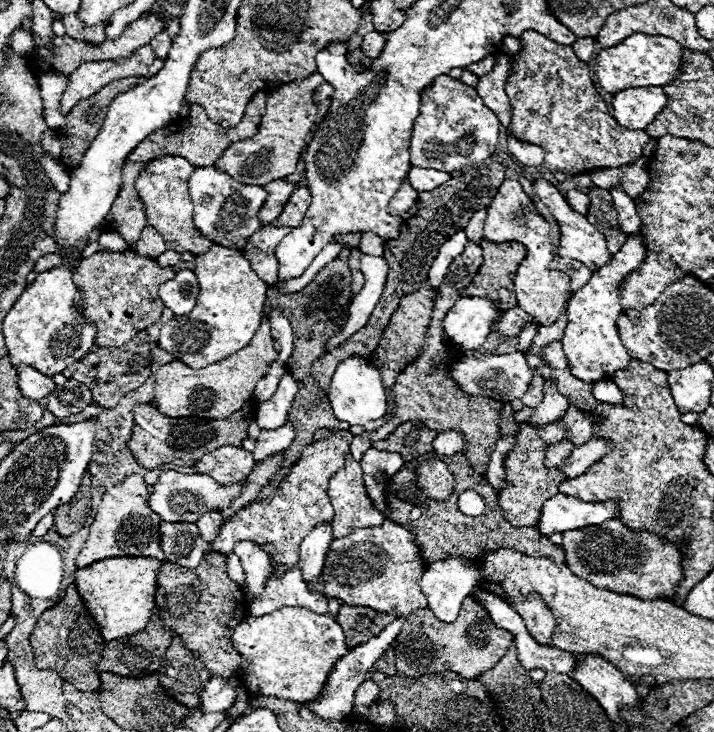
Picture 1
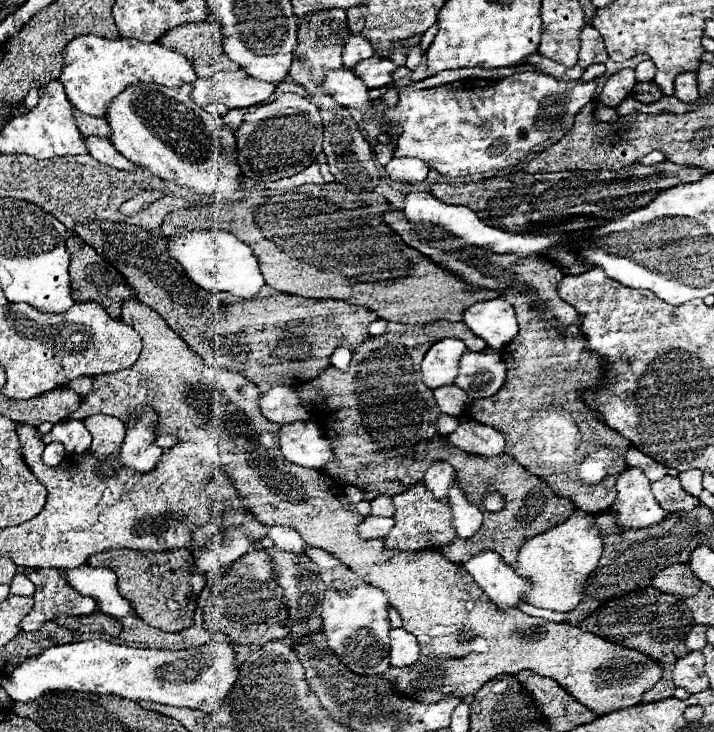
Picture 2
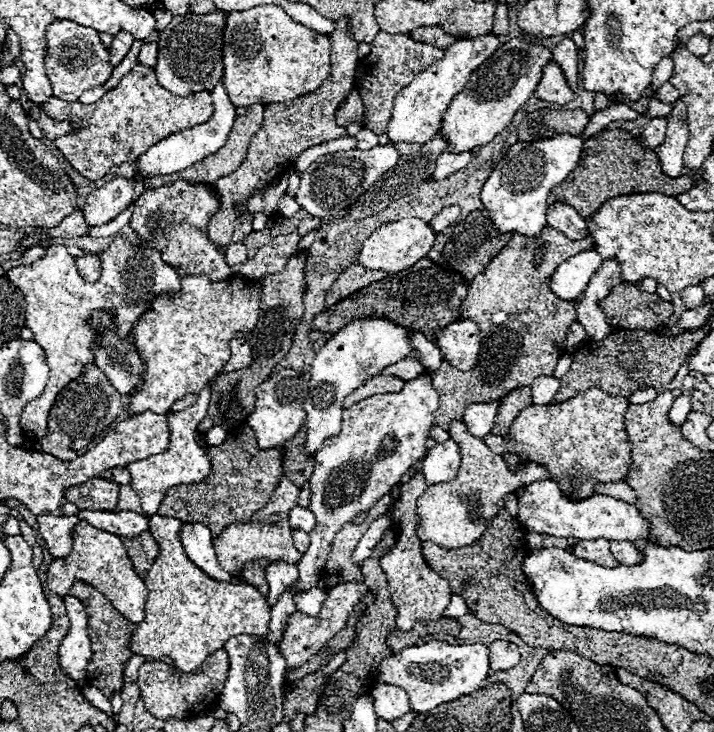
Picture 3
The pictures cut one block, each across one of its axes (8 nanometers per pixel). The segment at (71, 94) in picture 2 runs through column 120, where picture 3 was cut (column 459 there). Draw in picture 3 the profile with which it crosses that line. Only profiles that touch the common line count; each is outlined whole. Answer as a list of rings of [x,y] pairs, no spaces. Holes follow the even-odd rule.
[[[486,34],[476,38],[460,38],[452,46],[446,48],[444,58],[428,66],[420,76],[416,76],[408,86],[404,86],[392,108],[392,118],[388,124],[388,136],[390,142],[410,142],[410,144],[424,144],[434,134],[440,132],[442,126],[442,114],[448,110],[452,98],[464,90],[470,74],[500,46],[498,36]]]

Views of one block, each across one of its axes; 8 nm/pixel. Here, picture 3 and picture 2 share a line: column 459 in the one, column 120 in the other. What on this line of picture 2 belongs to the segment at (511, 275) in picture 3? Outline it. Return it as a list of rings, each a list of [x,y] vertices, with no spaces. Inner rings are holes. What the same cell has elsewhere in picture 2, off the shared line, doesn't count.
[[[126,302],[126,304],[122,306],[122,320],[124,320],[128,326],[132,326],[132,328],[140,334],[140,338],[142,338],[142,352],[140,352],[138,360],[136,360],[128,370],[108,372],[108,374],[94,376],[94,378],[92,378],[92,382],[94,382],[92,394],[88,394],[86,398],[82,398],[80,408],[74,410],[72,414],[68,414],[68,416],[64,418],[64,422],[68,422],[68,420],[84,420],[86,416],[92,416],[92,414],[112,414],[112,416],[118,416],[122,422],[128,422],[128,420],[136,414],[136,410],[138,410],[140,406],[150,406],[150,408],[156,412],[156,418],[158,418],[156,428],[154,428],[156,434],[170,434],[170,436],[176,436],[178,440],[184,440],[184,442],[186,442],[186,440],[196,440],[196,436],[204,436],[204,430],[216,430],[216,436],[218,436],[218,440],[220,440],[218,444],[222,444],[222,446],[218,446],[222,468],[232,476],[234,484],[238,486],[240,494],[244,496],[246,506],[254,510],[254,514],[256,514],[256,518],[260,518],[260,522],[264,522],[264,524],[268,524],[268,526],[276,526],[276,524],[278,524],[278,526],[296,528],[308,546],[328,550],[328,552],[334,554],[336,558],[340,558],[348,568],[352,568],[364,582],[368,582],[368,584],[372,584],[372,586],[376,586],[376,588],[380,588],[380,590],[384,590],[384,592],[388,594],[390,606],[396,608],[396,610],[400,612],[400,616],[402,616],[404,630],[408,630],[410,634],[414,634],[414,636],[418,638],[418,644],[420,644],[420,658],[418,658],[416,664],[406,666],[406,668],[388,668],[388,670],[382,674],[382,678],[388,678],[388,680],[392,678],[392,680],[396,682],[396,690],[400,690],[402,694],[414,696],[414,700],[418,700],[418,702],[438,702],[438,700],[446,698],[448,694],[454,694],[454,696],[470,696],[470,694],[476,694],[476,690],[480,690],[480,686],[484,686],[484,682],[490,682],[492,678],[496,678],[496,676],[500,676],[500,674],[518,674],[518,672],[522,672],[522,670],[532,670],[532,672],[536,672],[536,674],[540,674],[540,676],[554,678],[564,690],[568,690],[576,700],[580,700],[580,702],[582,702],[584,706],[588,706],[590,710],[594,710],[594,712],[598,712],[598,714],[610,714],[612,710],[622,710],[622,708],[634,706],[636,702],[642,702],[644,692],[648,692],[652,686],[656,686],[658,678],[662,678],[662,668],[660,668],[660,664],[658,664],[656,660],[648,658],[646,654],[640,654],[638,650],[632,650],[632,648],[626,648],[626,646],[616,646],[616,644],[606,642],[604,638],[598,638],[598,636],[594,636],[594,634],[590,634],[590,632],[582,632],[582,630],[576,628],[576,626],[568,626],[568,624],[560,624],[560,622],[550,622],[550,620],[544,620],[544,618],[532,618],[532,616],[528,616],[528,614],[522,614],[520,610],[510,610],[508,614],[500,614],[500,612],[492,606],[492,602],[490,602],[490,598],[484,594],[484,590],[480,590],[480,586],[476,586],[476,582],[472,580],[472,576],[470,576],[462,566],[448,562],[448,560],[446,560],[442,554],[438,554],[436,550],[420,550],[420,552],[404,552],[404,550],[396,550],[396,548],[394,548],[394,550],[388,550],[388,548],[384,546],[384,538],[372,538],[372,540],[360,538],[358,526],[364,522],[364,516],[358,514],[356,508],[354,508],[354,504],[350,504],[350,502],[346,500],[344,488],[342,488],[334,478],[330,478],[328,474],[324,474],[324,472],[320,472],[320,470],[308,470],[308,468],[296,466],[296,464],[288,462],[288,460],[280,454],[280,446],[278,446],[278,442],[280,442],[280,426],[278,426],[278,424],[272,424],[270,420],[266,420],[266,418],[262,416],[260,406],[258,406],[260,390],[258,390],[252,382],[248,382],[248,380],[246,380],[244,376],[240,376],[238,372],[230,372],[230,370],[224,370],[224,368],[208,366],[200,356],[196,356],[196,354],[188,348],[188,344],[186,344],[178,334],[174,334],[174,332],[170,330],[170,326],[162,320],[162,316],[160,316],[158,312],[152,312],[152,310],[150,310],[146,304],[142,304],[142,302]]]

